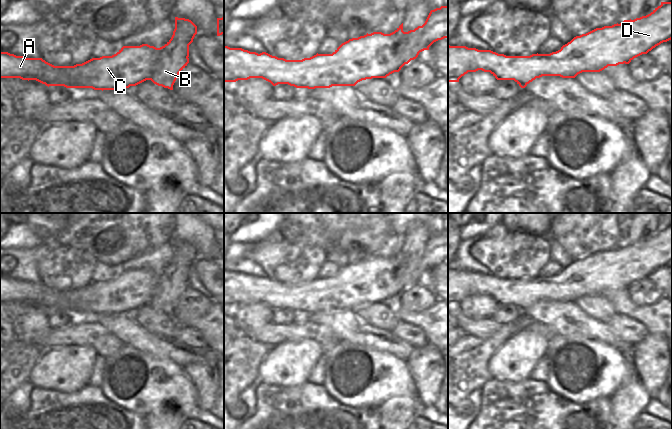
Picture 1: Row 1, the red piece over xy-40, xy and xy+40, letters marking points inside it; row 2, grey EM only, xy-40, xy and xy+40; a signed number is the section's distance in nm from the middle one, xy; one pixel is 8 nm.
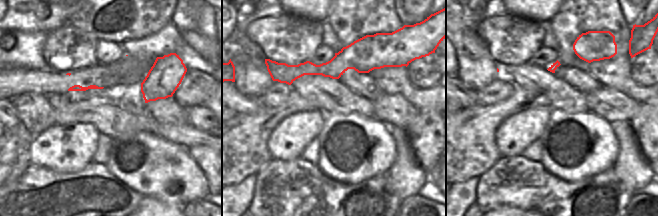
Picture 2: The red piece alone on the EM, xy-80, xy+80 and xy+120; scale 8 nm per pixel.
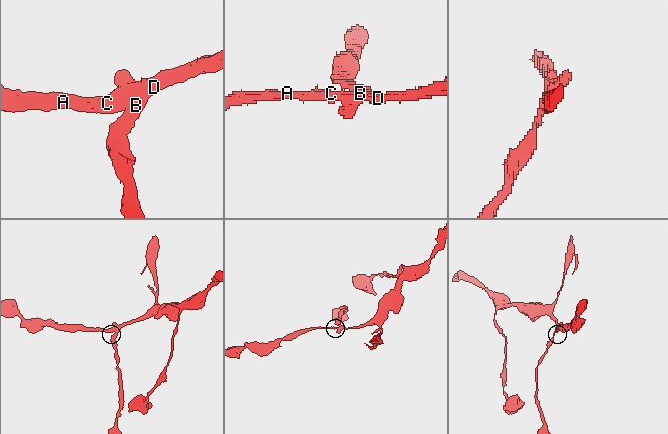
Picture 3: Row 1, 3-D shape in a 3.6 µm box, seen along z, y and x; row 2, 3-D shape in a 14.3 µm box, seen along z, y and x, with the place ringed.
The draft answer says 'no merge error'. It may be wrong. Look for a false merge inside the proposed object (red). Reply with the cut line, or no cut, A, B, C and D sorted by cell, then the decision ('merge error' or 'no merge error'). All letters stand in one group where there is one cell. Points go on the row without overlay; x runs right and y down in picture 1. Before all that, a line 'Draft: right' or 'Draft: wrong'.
Draft: wrong
cut in xy-40 along (187, 280), (164, 274), (159, 282), (141, 281), (138, 290); A C D / B; merge error

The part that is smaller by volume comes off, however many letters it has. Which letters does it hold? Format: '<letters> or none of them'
B

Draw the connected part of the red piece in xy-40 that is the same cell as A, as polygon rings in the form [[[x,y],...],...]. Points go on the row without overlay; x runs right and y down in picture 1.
[[[175,241],[171,263],[162,271],[148,268],[123,270],[112,280],[92,282],[74,290],[54,290],[42,282],[26,282],[0,276],[0,302],[36,304],[46,310],[120,314],[151,304],[154,294],[139,291],[139,283],[154,278],[160,283],[164,274],[189,281],[189,269],[197,250],[189,243]]]

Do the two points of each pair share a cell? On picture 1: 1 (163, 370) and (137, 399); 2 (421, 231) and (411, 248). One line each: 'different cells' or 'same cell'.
1: same cell
2: same cell

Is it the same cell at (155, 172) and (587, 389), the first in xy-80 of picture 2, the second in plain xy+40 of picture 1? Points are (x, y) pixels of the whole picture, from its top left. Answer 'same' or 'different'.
same

